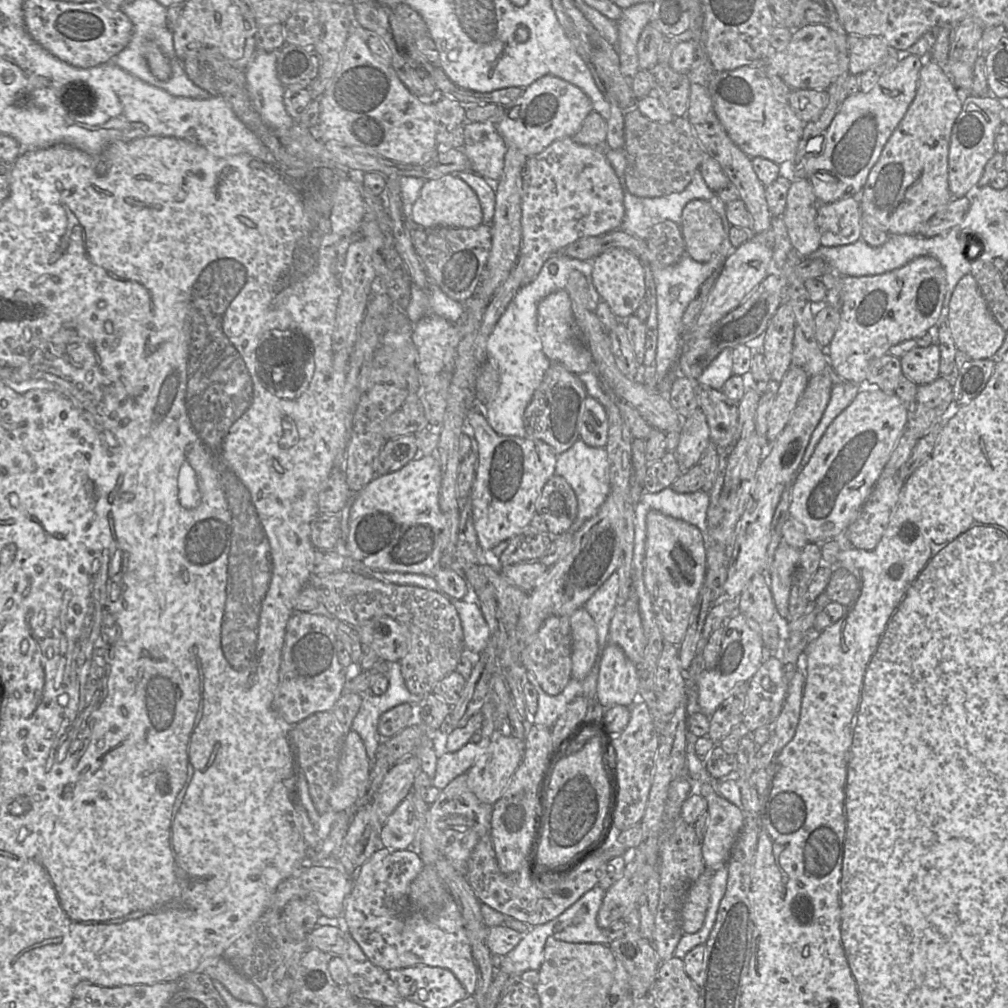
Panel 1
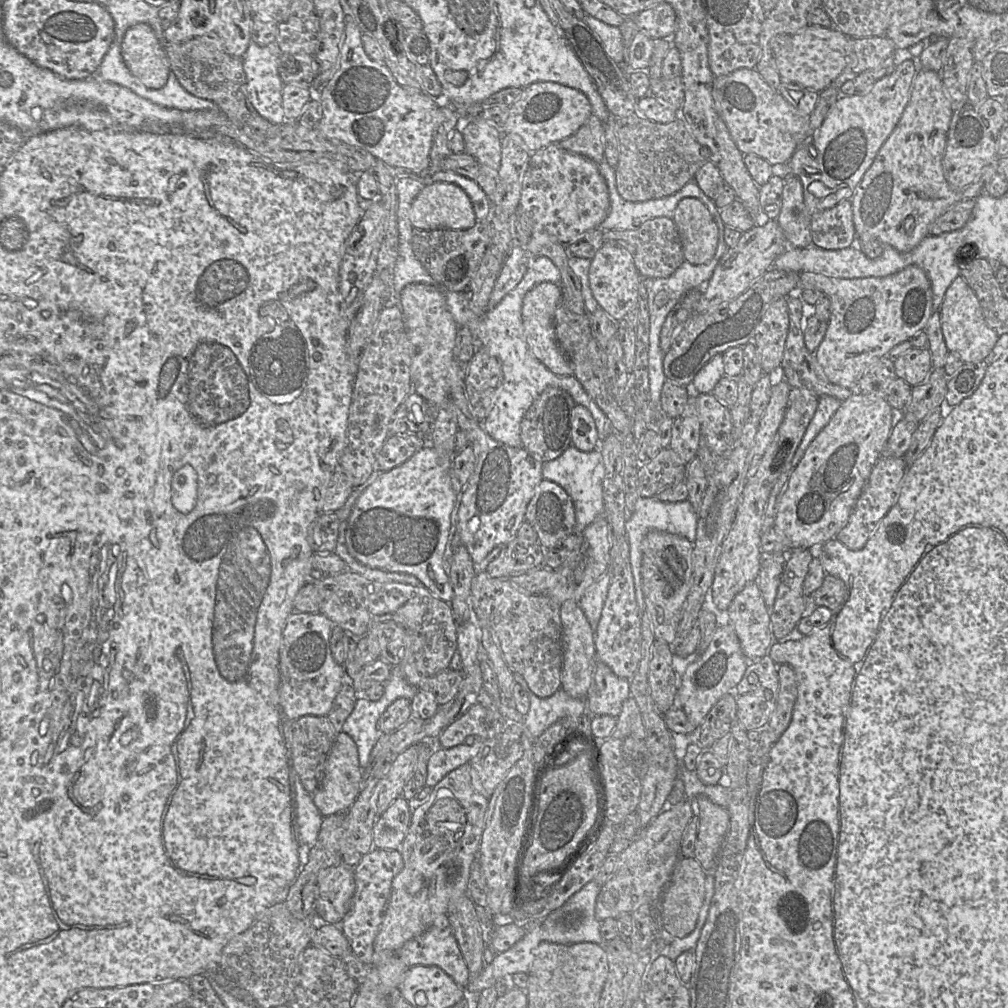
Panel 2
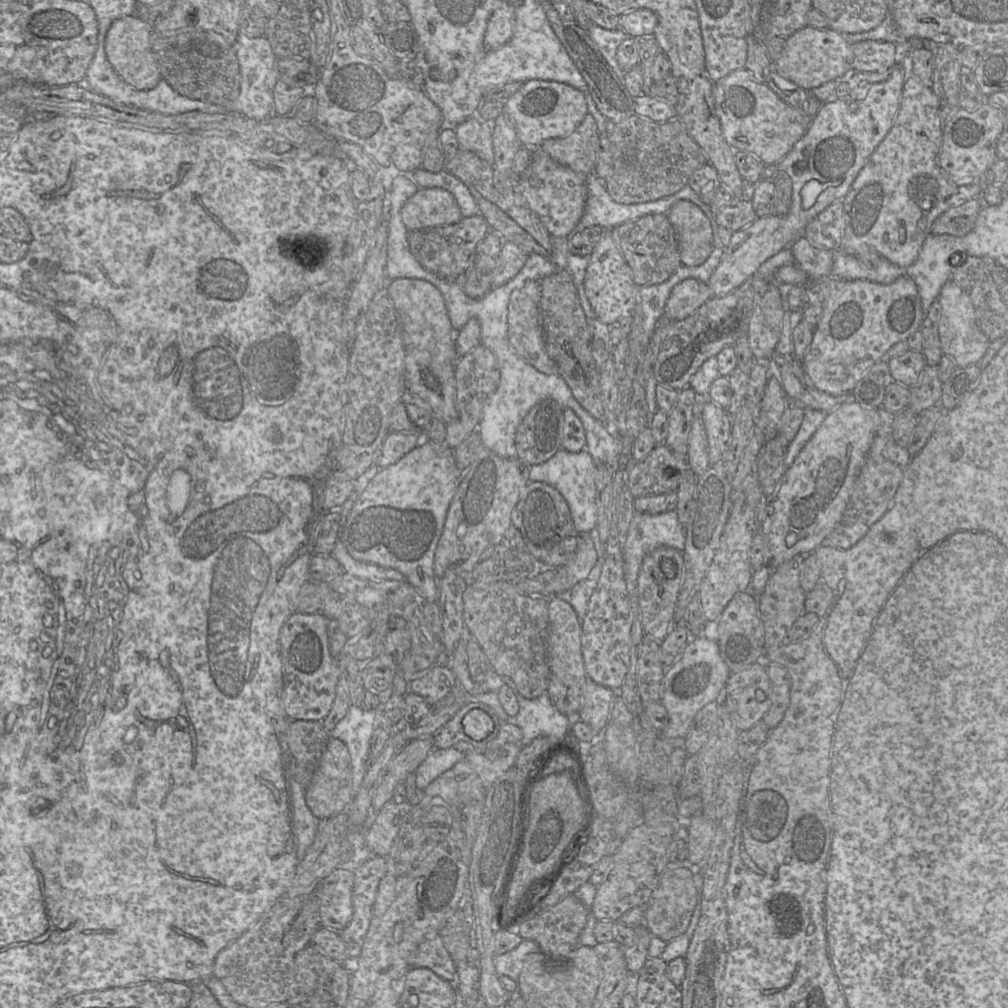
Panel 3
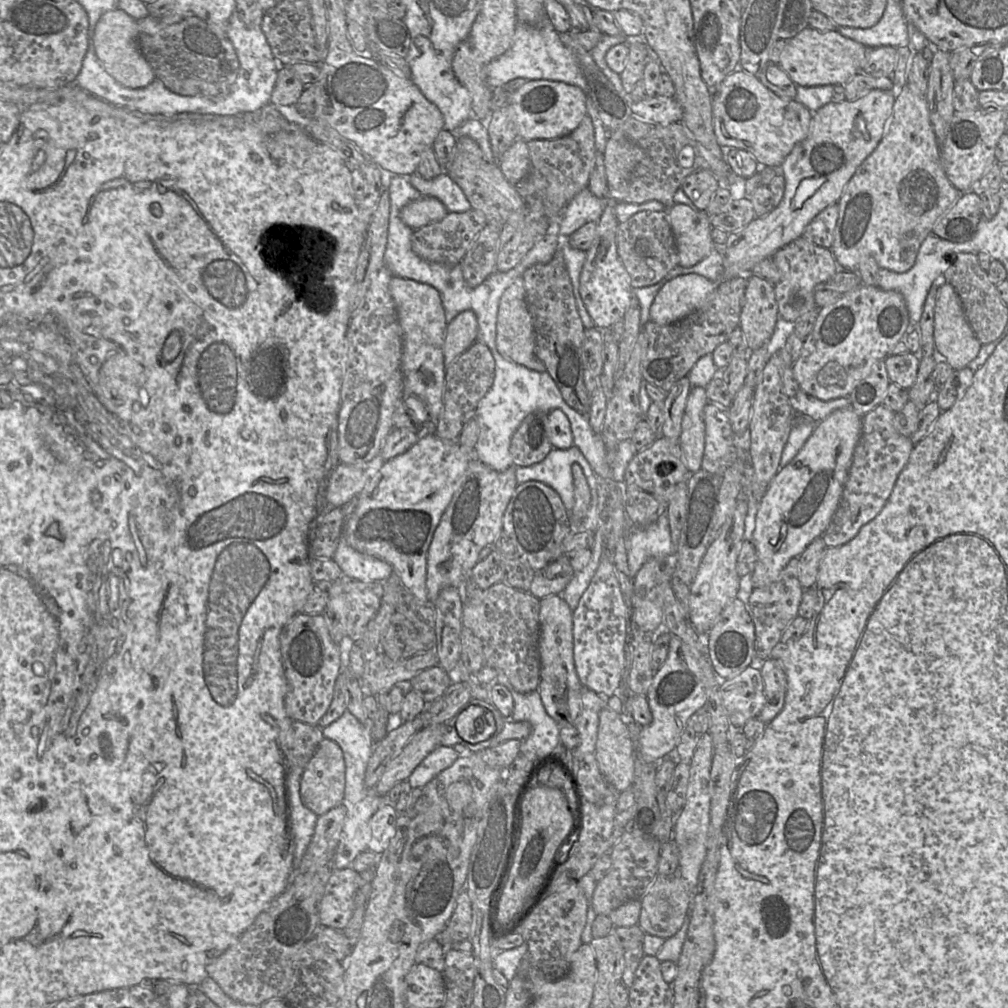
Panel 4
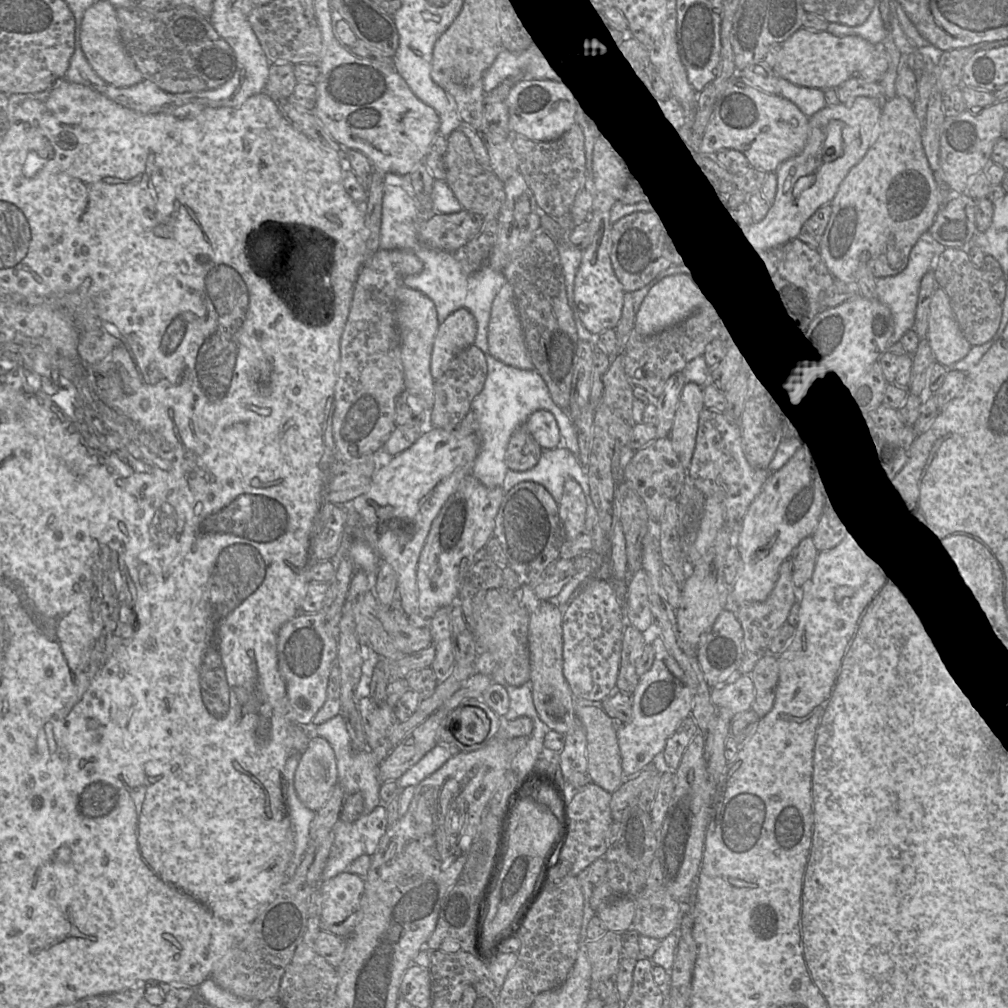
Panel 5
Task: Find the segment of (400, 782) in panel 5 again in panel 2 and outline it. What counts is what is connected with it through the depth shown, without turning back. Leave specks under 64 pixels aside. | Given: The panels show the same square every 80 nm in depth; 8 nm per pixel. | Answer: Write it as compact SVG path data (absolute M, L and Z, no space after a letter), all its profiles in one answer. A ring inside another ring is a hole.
M477 737L472 745L460 744L452 748L436 747L427 763L425 786L433 788L448 773L469 763L485 746L485 737Z

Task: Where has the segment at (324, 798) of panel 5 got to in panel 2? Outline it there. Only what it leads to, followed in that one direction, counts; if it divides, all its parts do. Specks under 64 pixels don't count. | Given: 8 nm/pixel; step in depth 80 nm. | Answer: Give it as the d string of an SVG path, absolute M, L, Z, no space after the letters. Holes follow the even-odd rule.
M337 733L335 742L325 763L324 774L312 800L323 817L345 814L359 795L365 778L365 771L359 765L358 749L346 733Z

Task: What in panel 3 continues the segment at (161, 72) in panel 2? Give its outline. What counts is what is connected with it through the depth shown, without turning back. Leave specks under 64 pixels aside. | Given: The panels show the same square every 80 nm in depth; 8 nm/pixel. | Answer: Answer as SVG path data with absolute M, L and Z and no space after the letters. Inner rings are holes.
M128 15L114 20L105 37L104 50L113 70L127 84L139 90L153 89L162 79L159 64L151 48L153 24L136 15Z

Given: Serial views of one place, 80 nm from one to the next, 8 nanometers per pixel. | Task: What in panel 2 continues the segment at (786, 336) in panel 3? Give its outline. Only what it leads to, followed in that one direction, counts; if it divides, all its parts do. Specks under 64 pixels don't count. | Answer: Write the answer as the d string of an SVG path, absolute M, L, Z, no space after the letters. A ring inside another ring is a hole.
M793 290L790 291L789 294L790 295L786 297L786 303L789 307L789 329L781 361L781 367L784 370L785 380L792 388L807 389L816 394L818 397L830 395L836 397L841 402L845 401L857 390L833 384L828 380L823 368L816 358L815 352L809 351L805 345L802 330L802 320L803 323L807 320L807 317L804 315L804 301L802 297L798 297L797 293L793 292Z

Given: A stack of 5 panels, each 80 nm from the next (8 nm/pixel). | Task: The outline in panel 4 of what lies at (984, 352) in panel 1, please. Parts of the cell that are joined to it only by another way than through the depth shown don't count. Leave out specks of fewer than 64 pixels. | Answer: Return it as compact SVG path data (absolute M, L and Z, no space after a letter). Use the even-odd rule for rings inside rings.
M938 282L934 308L934 343L938 358L945 359L953 369L966 367L979 353L982 344L971 329L954 287L947 282Z

